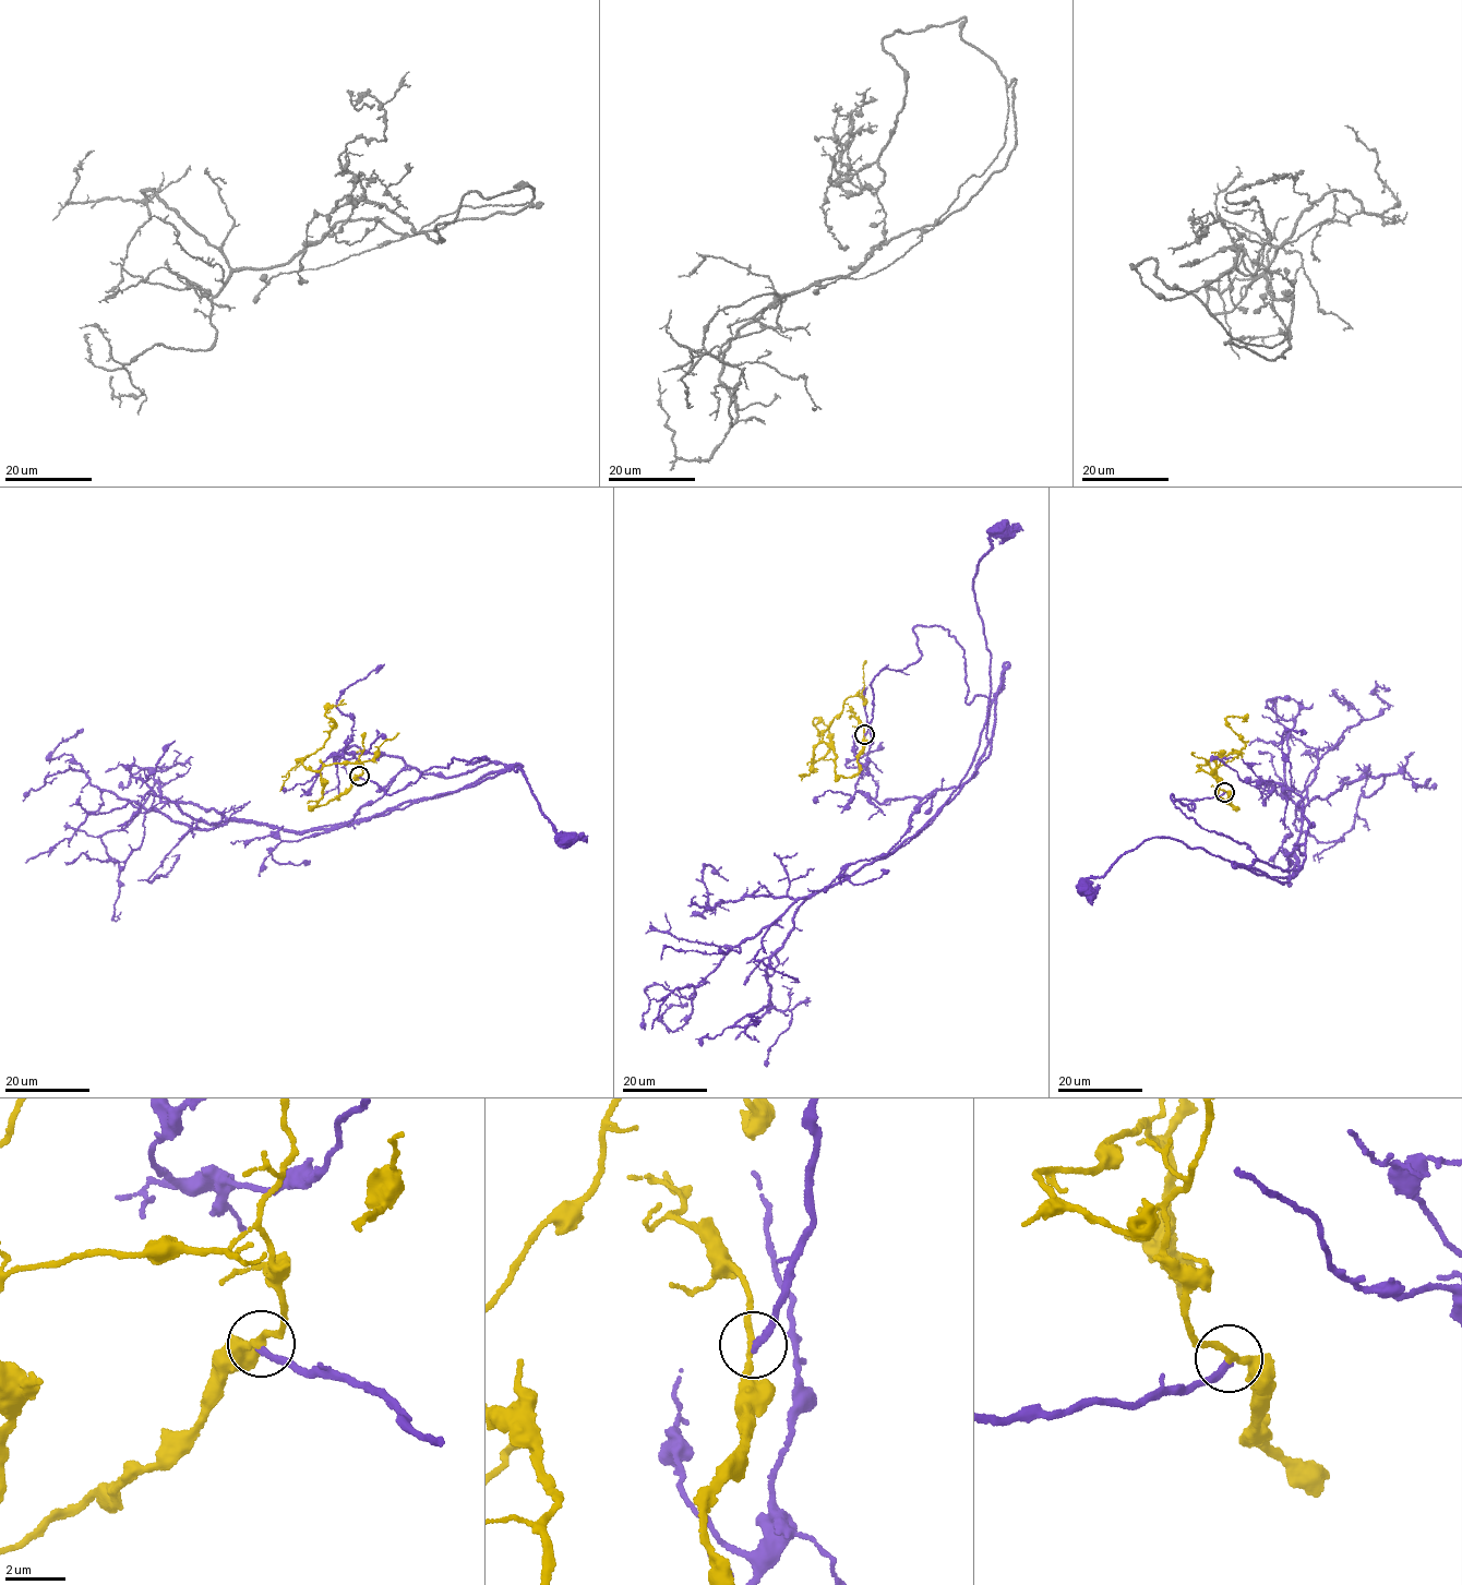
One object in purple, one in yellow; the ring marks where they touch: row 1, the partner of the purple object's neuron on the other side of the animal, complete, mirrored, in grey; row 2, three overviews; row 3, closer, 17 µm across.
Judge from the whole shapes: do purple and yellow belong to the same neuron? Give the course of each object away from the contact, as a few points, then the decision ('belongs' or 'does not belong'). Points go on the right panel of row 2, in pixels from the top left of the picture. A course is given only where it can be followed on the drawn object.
purple runs (1224, 792), (1173, 801), (1190, 809), (1283, 884), (1310, 801), (1383, 776), (1321, 856); yellow runs (1224, 792), (1238, 808), (1219, 796), (1215, 767), (1219, 757), (1245, 747), (1226, 720), (1242, 721); belongs

